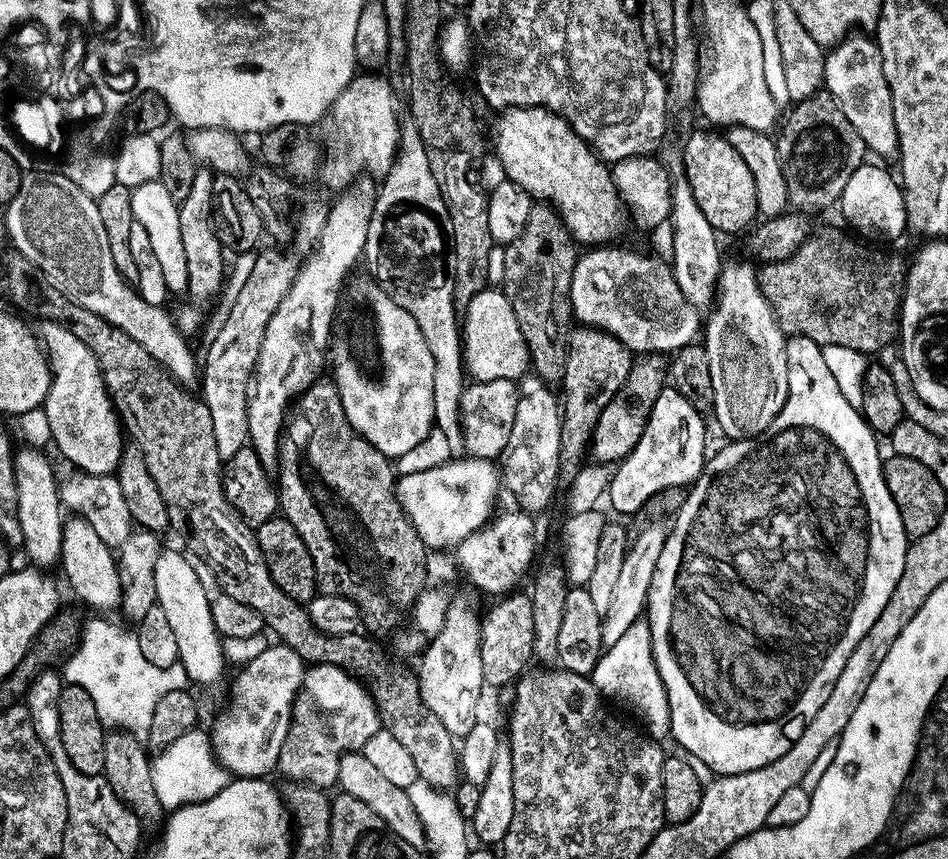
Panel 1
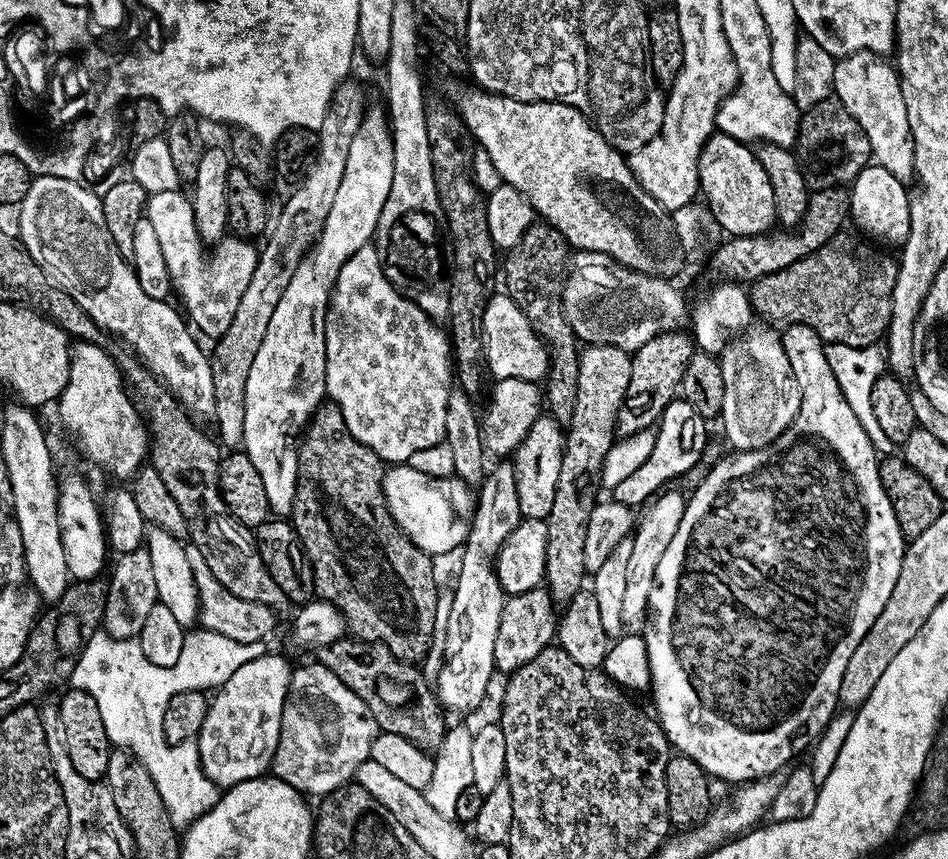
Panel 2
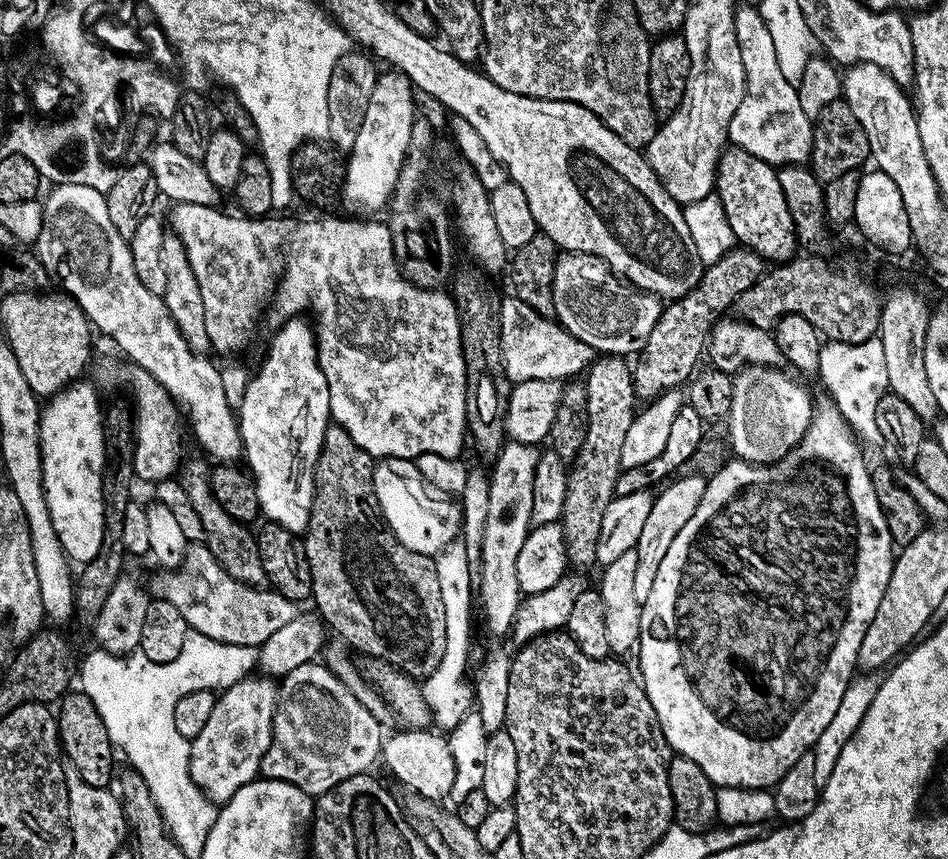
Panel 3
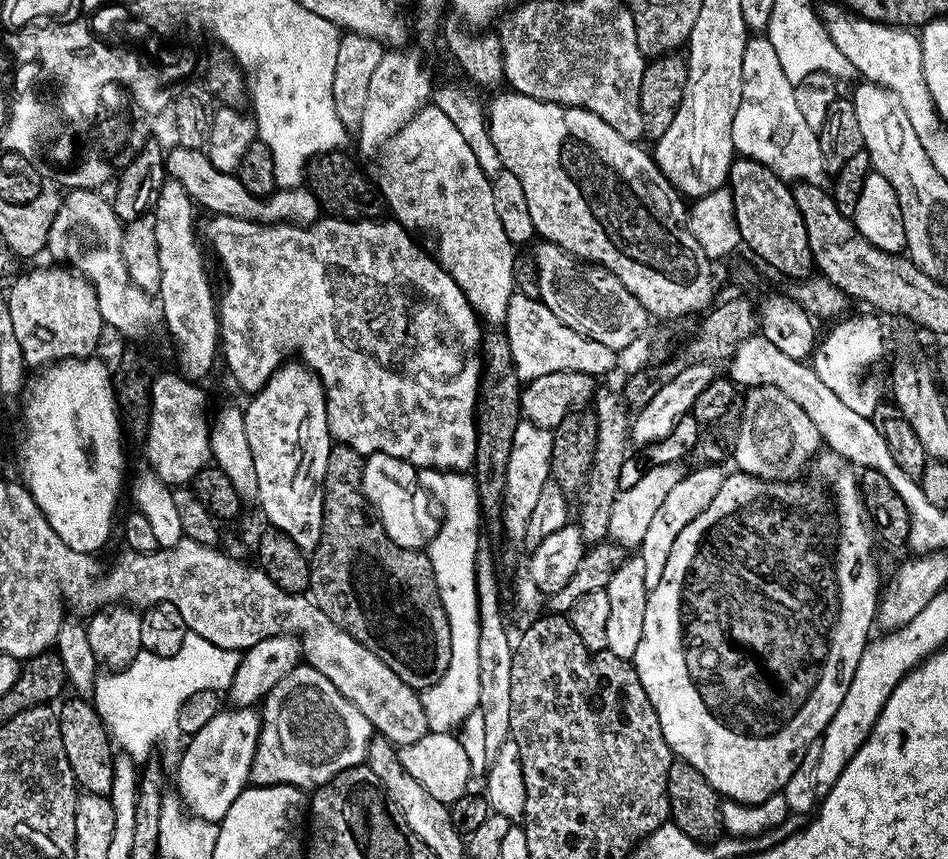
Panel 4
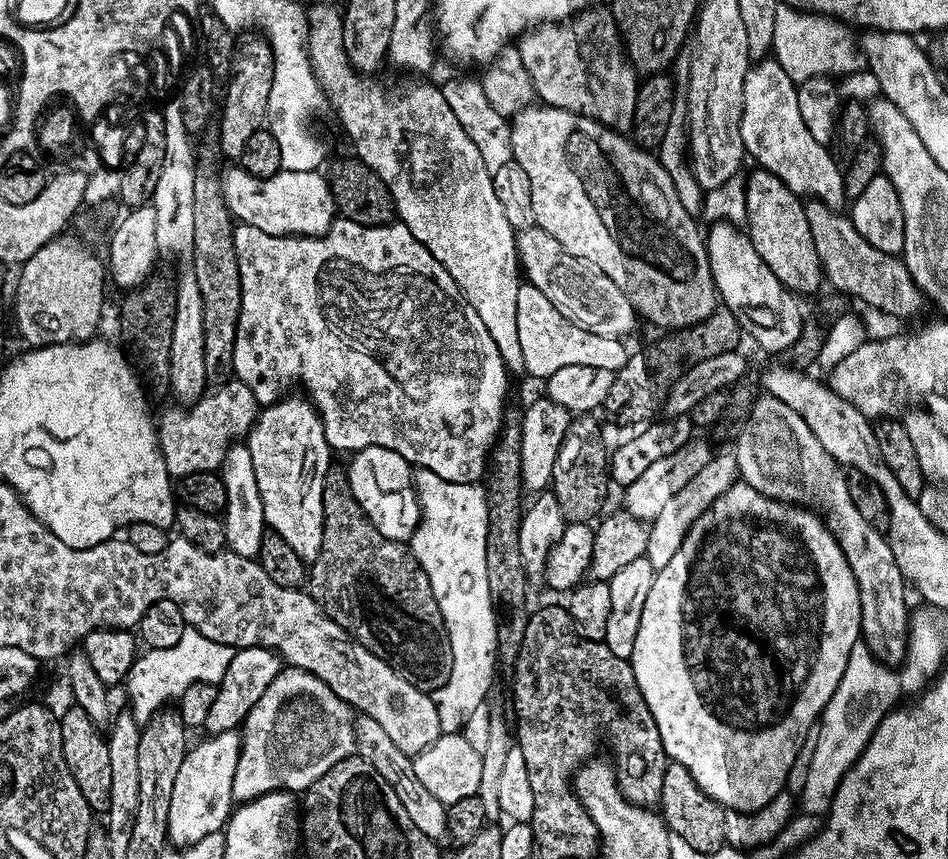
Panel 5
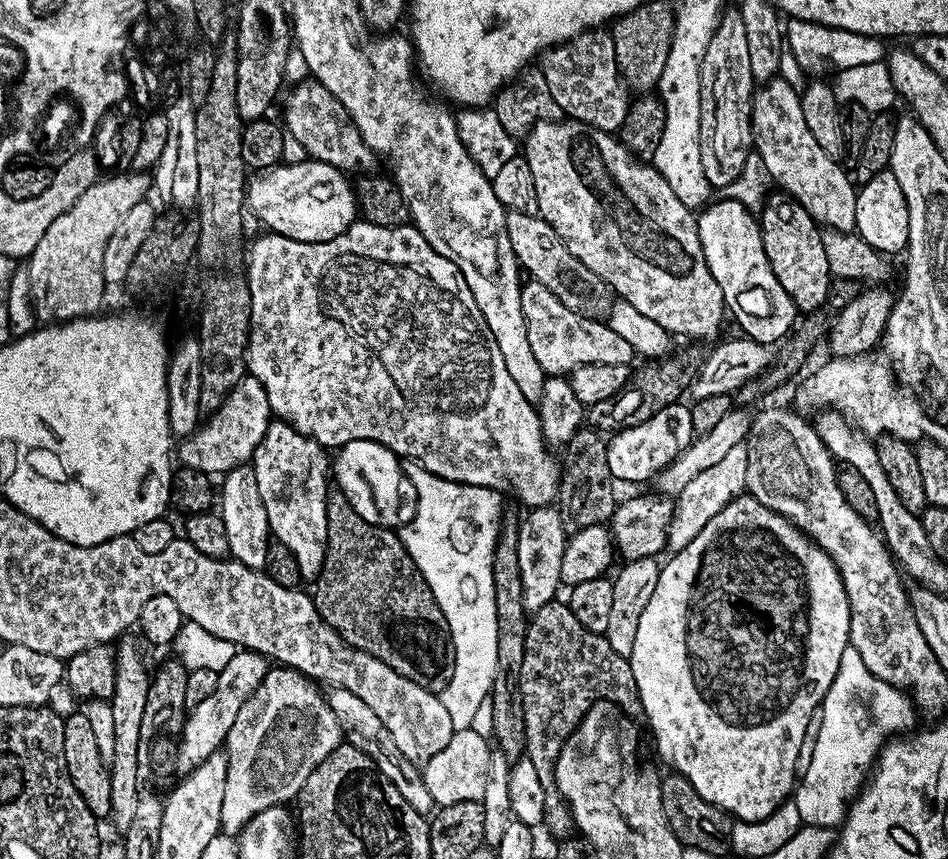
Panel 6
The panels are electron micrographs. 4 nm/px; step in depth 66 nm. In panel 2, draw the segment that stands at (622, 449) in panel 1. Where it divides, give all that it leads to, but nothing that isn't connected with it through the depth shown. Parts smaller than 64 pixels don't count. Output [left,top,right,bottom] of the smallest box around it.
[616,330,694,437]

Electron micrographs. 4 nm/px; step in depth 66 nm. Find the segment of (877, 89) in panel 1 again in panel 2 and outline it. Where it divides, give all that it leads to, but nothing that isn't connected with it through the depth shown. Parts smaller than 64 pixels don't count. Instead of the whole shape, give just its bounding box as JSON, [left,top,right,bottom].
[833,51,914,182]

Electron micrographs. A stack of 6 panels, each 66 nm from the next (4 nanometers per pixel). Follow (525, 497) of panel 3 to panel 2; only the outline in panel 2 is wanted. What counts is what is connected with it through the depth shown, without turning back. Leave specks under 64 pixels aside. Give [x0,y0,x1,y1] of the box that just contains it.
[438,460,522,712]

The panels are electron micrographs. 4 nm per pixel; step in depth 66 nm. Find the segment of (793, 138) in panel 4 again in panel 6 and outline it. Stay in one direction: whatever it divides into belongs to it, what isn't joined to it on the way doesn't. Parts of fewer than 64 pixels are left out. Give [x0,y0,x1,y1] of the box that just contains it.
[752,78,857,232]

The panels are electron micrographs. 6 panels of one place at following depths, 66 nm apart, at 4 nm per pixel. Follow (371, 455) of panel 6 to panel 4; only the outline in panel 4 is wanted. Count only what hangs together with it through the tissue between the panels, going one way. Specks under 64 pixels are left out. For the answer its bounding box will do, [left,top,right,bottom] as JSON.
[359,452,438,550]

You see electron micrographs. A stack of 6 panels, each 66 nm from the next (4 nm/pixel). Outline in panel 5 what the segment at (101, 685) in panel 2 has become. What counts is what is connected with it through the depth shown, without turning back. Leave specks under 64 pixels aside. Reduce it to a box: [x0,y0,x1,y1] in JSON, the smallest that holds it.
[126,627,233,722]

